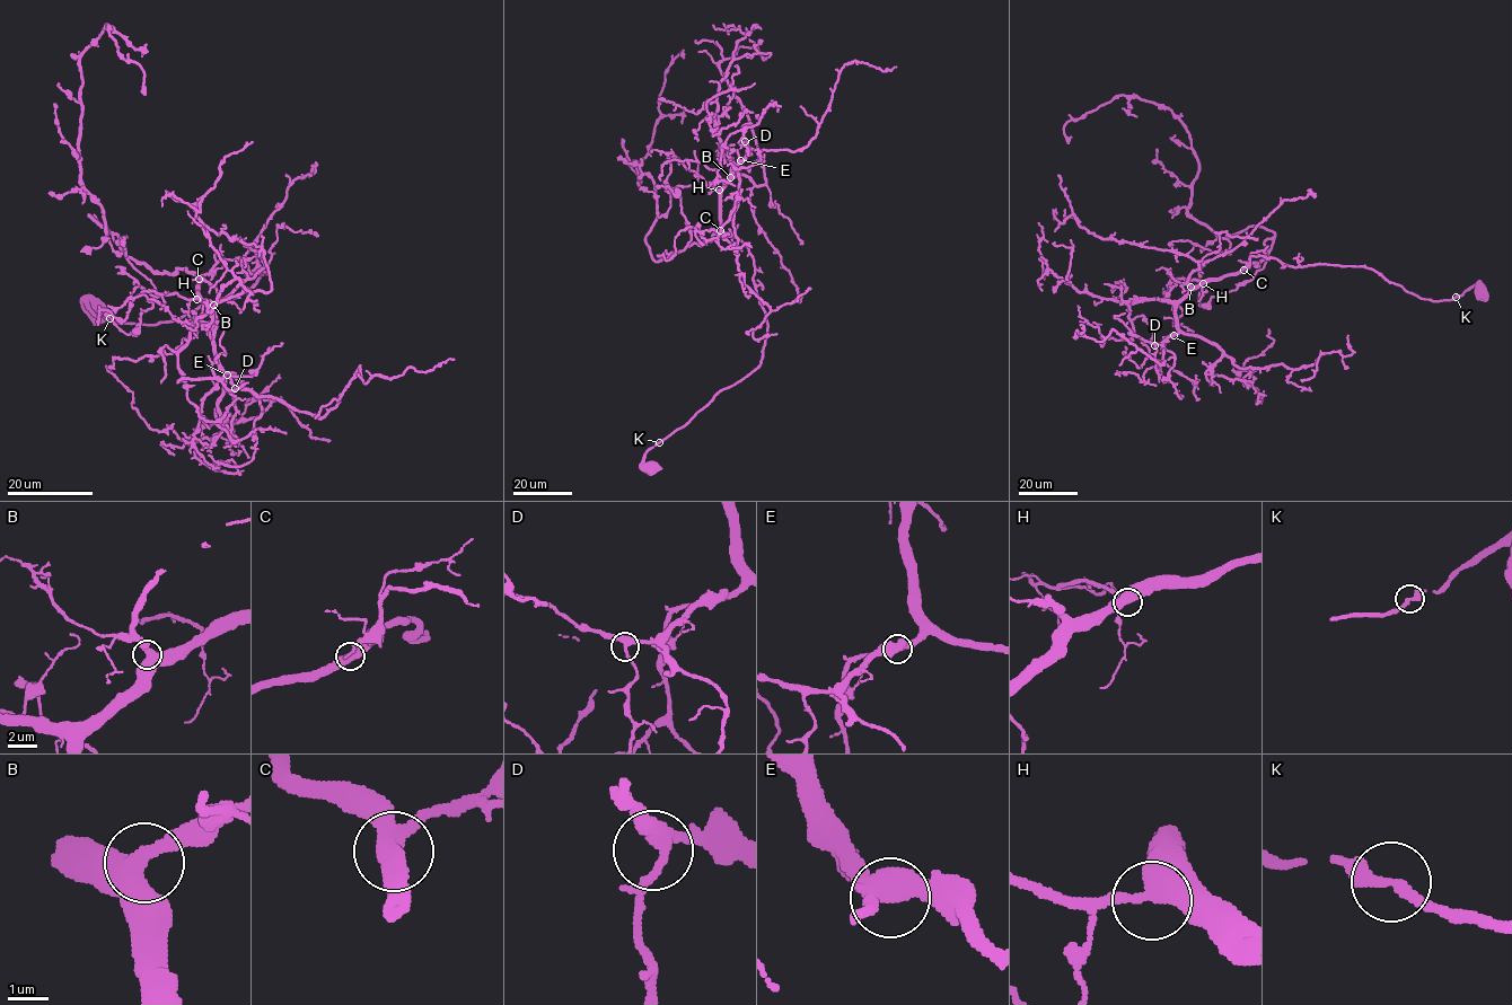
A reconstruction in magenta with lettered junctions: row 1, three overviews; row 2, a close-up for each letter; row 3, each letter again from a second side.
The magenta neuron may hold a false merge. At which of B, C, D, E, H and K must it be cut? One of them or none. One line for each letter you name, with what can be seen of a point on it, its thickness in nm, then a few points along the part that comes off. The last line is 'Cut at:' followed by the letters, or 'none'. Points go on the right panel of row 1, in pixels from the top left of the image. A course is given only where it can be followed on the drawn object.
Cut at: none

